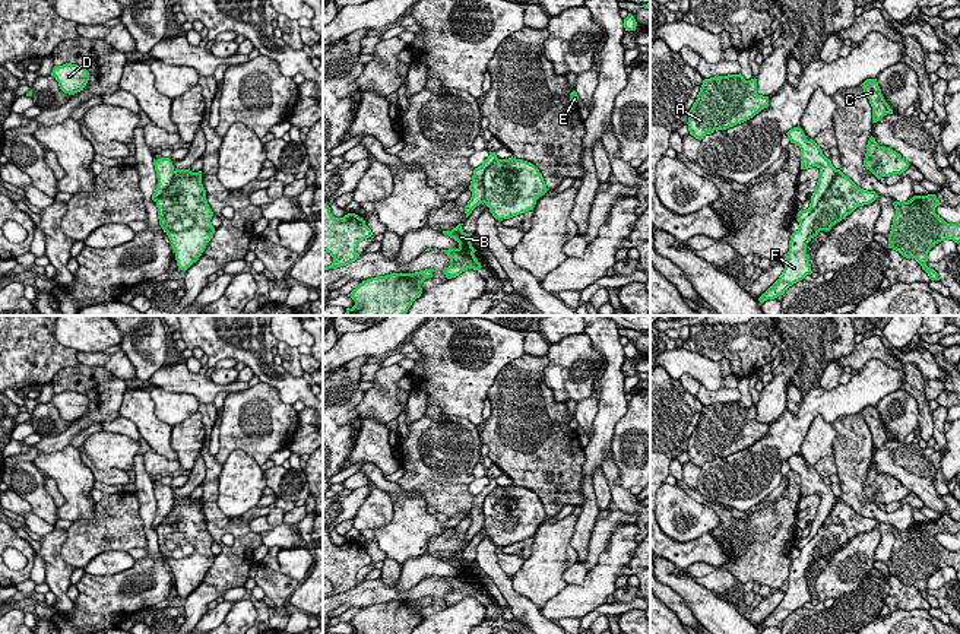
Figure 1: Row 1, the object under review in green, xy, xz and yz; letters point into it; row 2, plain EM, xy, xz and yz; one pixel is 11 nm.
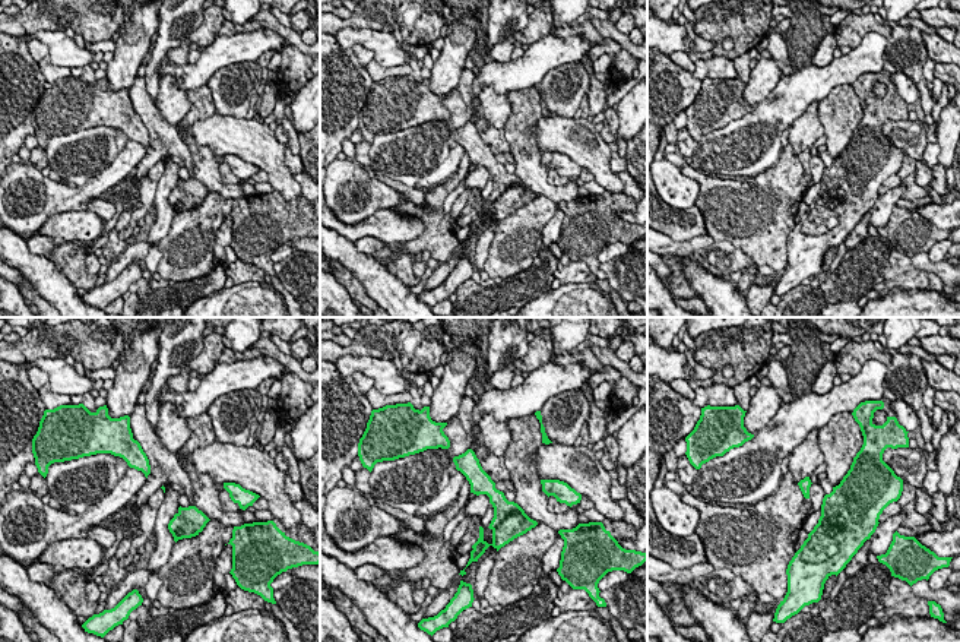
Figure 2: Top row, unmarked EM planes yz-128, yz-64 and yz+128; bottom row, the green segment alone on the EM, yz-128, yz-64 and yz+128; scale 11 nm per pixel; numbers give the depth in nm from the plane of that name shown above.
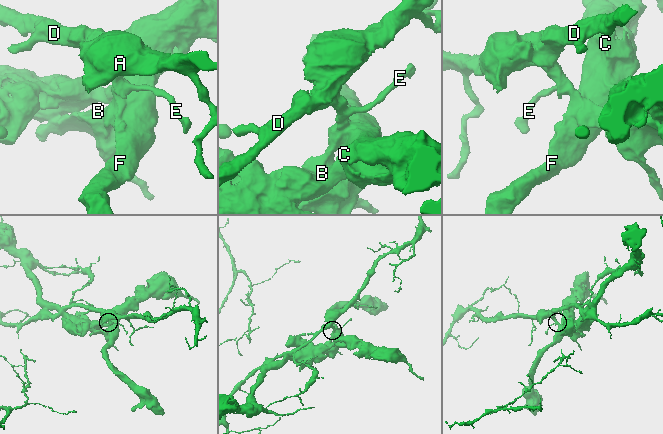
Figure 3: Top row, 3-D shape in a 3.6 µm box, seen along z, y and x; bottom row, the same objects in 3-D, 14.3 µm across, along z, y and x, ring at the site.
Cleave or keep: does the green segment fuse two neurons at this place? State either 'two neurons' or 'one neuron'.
two neurons

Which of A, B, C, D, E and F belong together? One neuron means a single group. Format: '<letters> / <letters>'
A B D E / C F

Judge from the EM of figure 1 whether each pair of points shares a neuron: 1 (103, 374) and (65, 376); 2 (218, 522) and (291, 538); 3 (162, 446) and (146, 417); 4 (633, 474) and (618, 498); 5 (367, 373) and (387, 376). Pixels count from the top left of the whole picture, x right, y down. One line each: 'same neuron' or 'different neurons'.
1: same neuron
2: different neurons
3: same neuron
4: different neurons
5: different neurons

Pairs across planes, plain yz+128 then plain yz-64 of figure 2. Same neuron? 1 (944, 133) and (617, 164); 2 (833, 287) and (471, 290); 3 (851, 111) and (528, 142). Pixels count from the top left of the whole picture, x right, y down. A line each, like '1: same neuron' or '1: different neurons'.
1: different neurons
2: same neuron
3: same neuron

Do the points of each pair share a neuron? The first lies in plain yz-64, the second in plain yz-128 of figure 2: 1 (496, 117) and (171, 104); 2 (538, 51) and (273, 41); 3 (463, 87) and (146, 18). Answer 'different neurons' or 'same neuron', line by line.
1: same neuron
2: same neuron
3: different neurons

